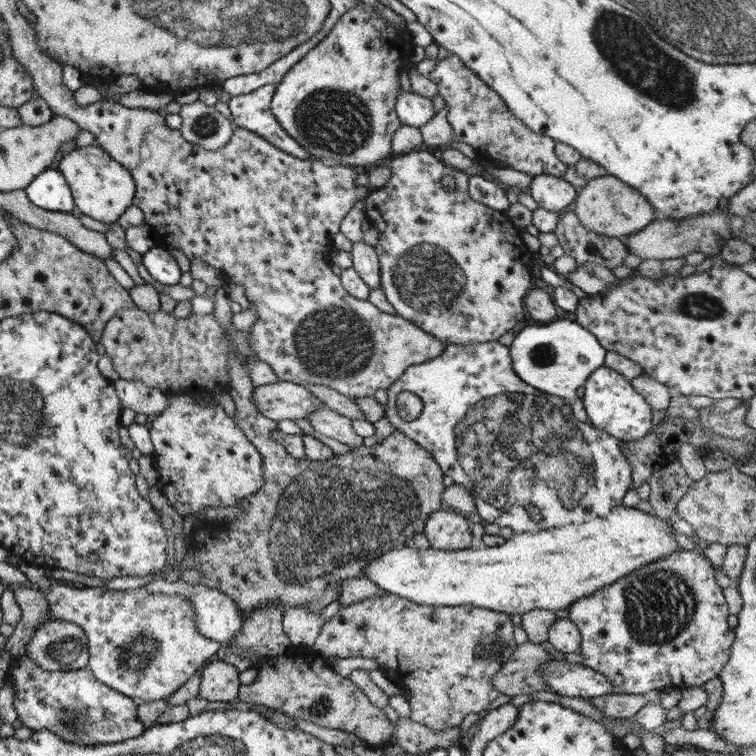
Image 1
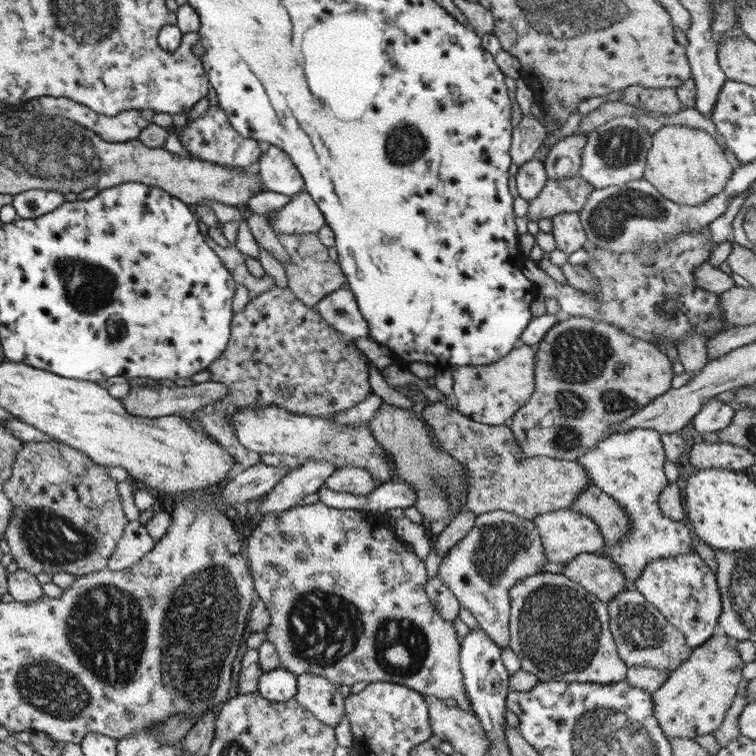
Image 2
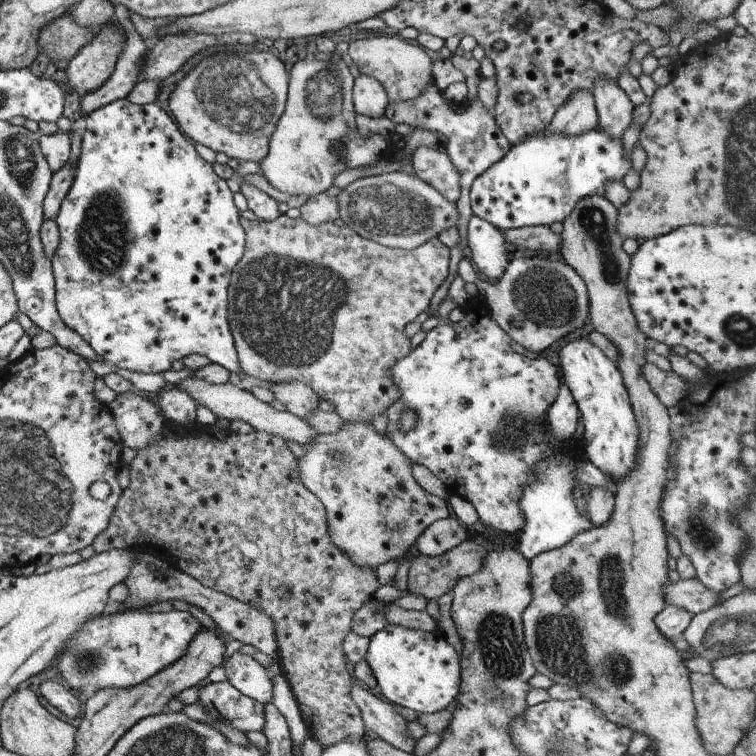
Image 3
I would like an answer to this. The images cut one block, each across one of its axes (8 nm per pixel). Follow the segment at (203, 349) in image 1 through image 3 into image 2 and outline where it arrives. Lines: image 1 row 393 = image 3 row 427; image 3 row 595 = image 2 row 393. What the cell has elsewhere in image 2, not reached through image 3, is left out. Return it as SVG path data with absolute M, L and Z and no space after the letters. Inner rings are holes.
M272 286L266 292L260 292L259 296L251 298L239 312L232 314L228 344L207 367L206 371L211 374L208 381L225 384L229 393L212 404L196 409L192 414L205 428L205 432L235 457L241 468L247 468L259 463L260 455L247 450L237 441L233 434L233 425L229 425L229 418L233 417L234 413L243 408L259 409L274 405L299 416L331 417L335 413L352 408L360 401L366 400L368 394L372 394L369 370L365 363L367 361L363 351L357 349L351 338L338 334L326 325L323 317L313 307L307 307L297 300L288 287Z

